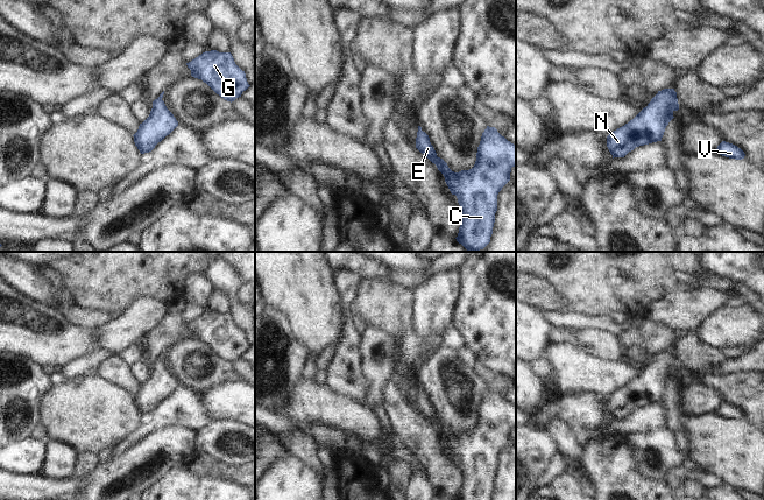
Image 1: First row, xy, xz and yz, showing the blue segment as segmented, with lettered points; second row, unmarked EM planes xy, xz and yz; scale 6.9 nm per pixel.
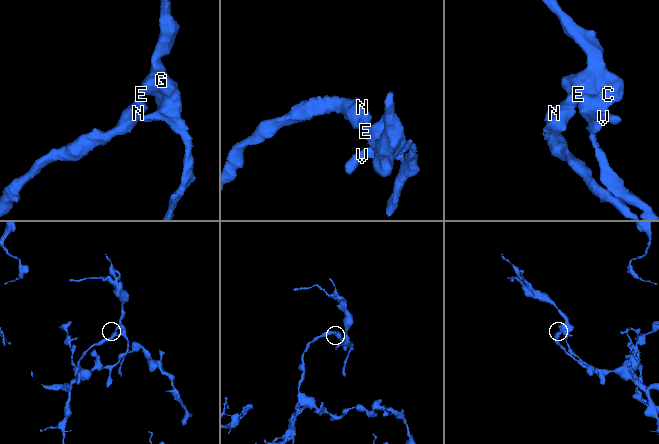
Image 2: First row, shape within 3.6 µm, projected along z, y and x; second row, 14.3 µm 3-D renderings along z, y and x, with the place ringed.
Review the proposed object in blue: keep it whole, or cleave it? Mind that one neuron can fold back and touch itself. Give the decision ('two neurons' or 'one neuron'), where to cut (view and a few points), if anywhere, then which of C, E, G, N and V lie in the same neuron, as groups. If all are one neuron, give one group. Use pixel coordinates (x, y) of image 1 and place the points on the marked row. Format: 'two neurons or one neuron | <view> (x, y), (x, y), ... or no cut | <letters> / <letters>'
one neuron | no cut | C E G N V

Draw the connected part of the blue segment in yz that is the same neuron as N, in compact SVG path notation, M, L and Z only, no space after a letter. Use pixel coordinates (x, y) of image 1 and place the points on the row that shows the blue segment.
M664 89L632 120L607 136L614 157L624 157L636 147L662 141L665 128L679 110L674 89Z

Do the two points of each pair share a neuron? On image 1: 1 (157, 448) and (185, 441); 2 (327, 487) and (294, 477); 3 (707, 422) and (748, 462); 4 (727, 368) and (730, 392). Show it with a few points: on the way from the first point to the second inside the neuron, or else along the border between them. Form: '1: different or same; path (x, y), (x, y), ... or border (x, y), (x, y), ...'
1: same; path (164, 448), (178, 443)
2: different; border (322, 481), (323, 487)
3: same; path (716, 432), (737, 453)
4: different; border (712, 371), (715, 373), (751, 372)

